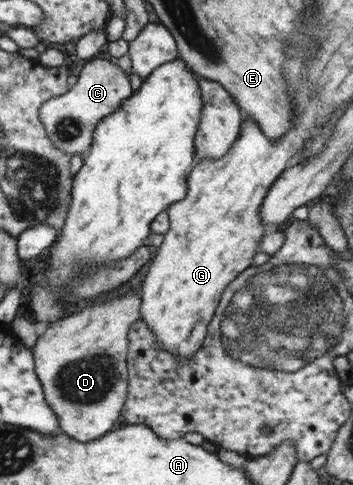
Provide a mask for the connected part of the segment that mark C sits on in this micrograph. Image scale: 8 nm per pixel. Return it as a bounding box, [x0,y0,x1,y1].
[41,59,131,154]

